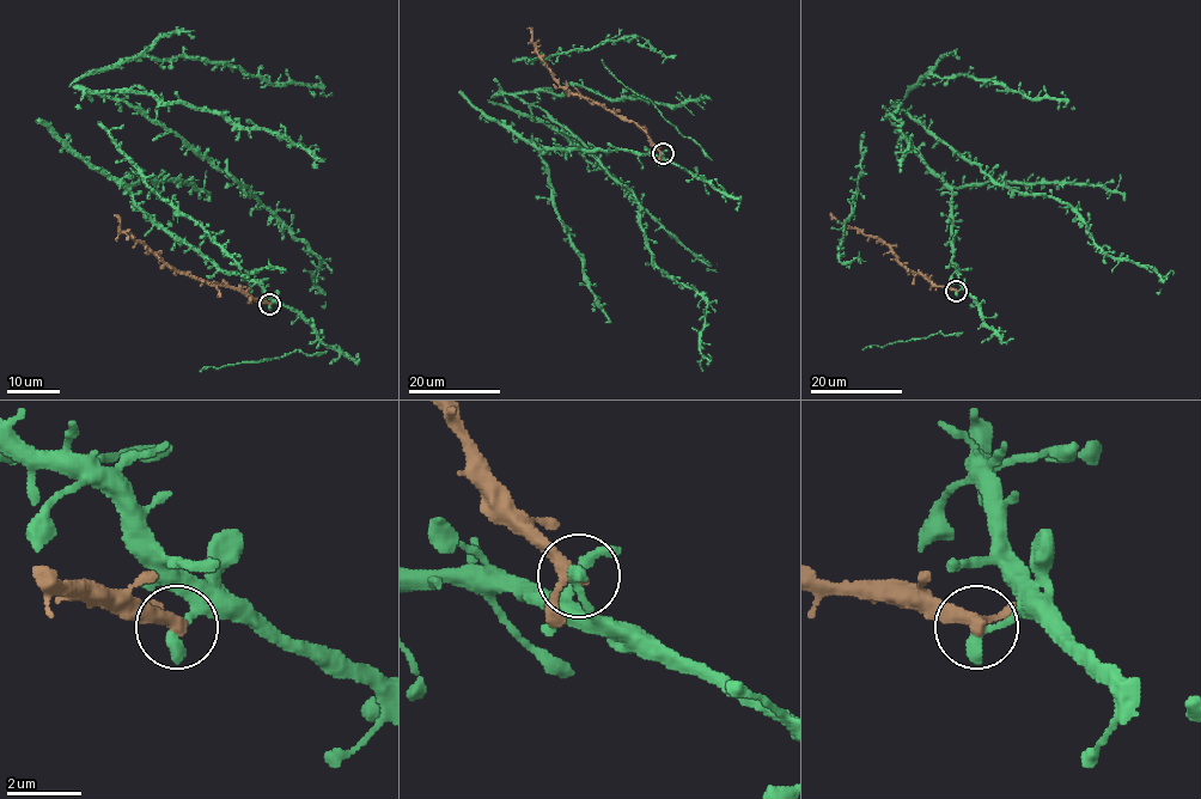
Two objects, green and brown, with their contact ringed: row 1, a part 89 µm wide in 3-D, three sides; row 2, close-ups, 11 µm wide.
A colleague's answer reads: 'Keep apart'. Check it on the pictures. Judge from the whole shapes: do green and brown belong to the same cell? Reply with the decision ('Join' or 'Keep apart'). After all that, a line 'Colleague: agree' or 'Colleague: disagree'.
Keep apart
Colleague: agree

